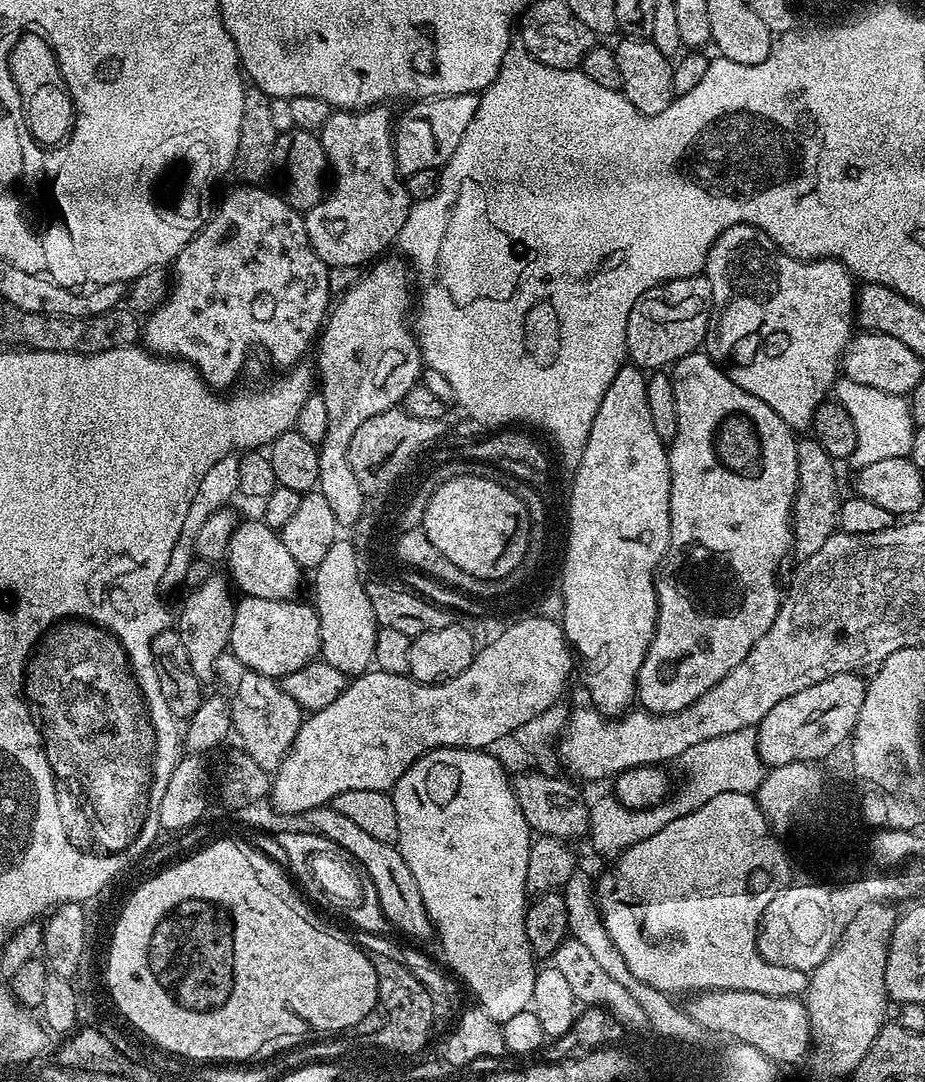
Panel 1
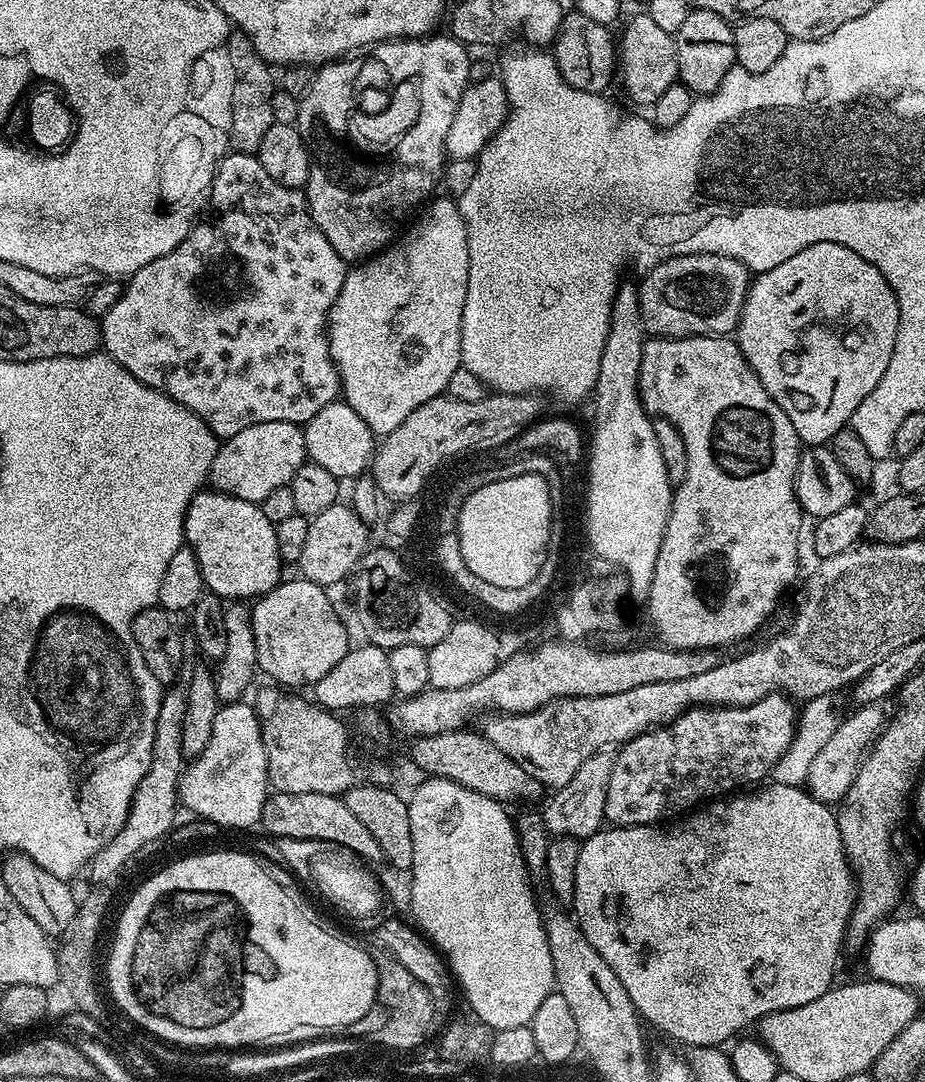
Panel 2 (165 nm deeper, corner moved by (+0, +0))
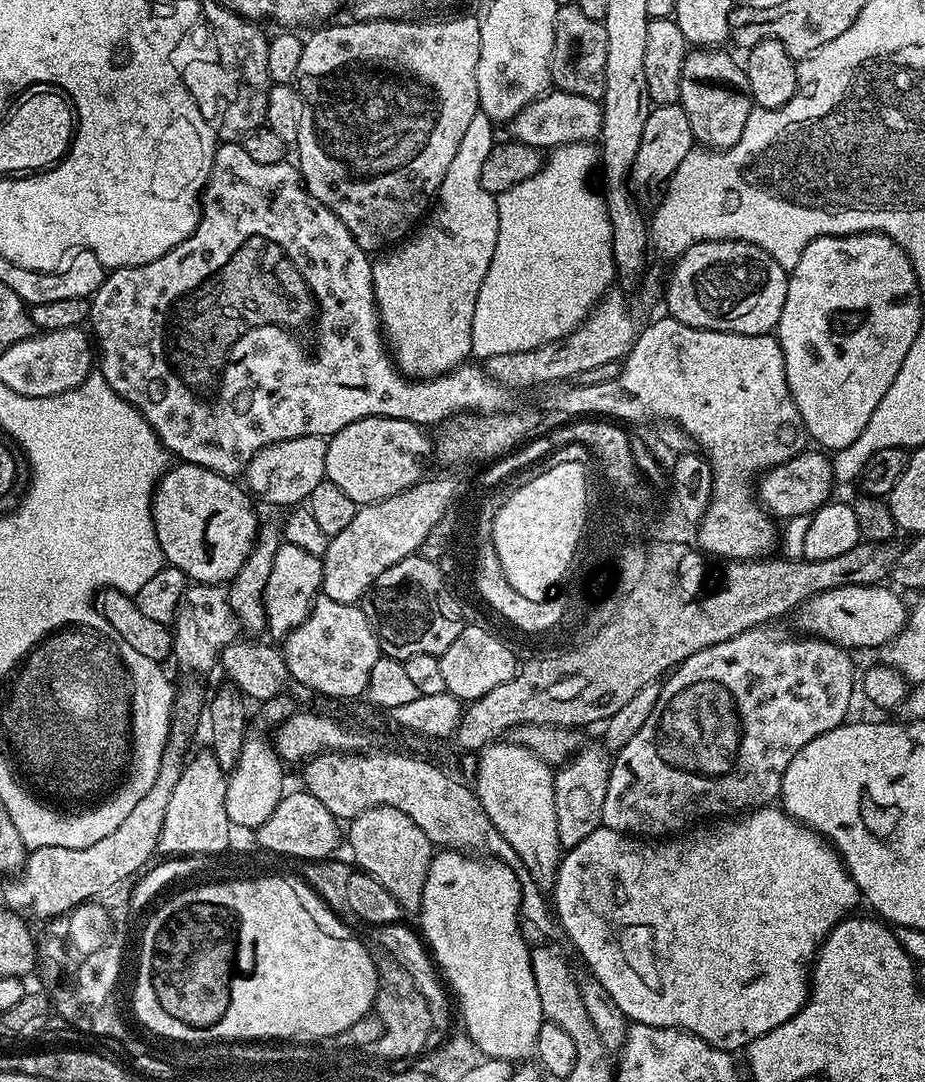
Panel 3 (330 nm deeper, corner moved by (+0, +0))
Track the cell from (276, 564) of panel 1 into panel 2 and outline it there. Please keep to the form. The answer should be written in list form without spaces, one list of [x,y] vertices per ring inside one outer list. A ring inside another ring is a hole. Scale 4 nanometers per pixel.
[[[201,490],[184,511],[184,538],[187,547],[192,548],[198,558],[205,589],[225,601],[248,602],[253,598],[265,596],[269,590],[281,583],[282,561],[278,550],[276,525],[270,522],[270,518],[266,518],[266,514],[262,514],[258,504],[234,498],[225,492]]]

